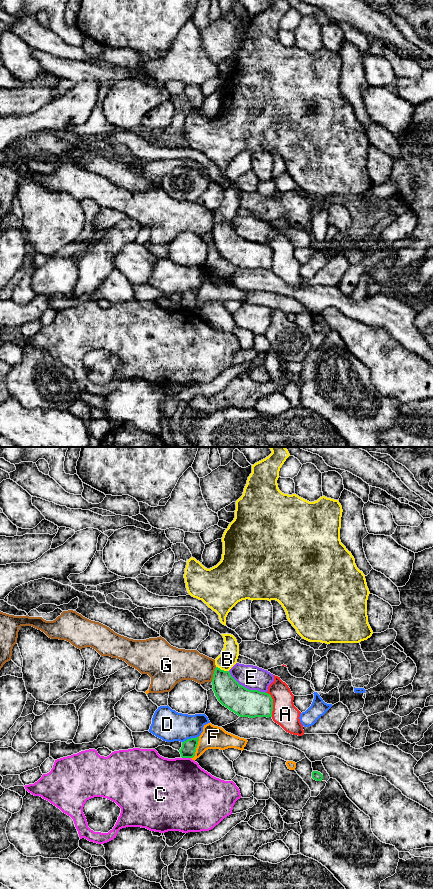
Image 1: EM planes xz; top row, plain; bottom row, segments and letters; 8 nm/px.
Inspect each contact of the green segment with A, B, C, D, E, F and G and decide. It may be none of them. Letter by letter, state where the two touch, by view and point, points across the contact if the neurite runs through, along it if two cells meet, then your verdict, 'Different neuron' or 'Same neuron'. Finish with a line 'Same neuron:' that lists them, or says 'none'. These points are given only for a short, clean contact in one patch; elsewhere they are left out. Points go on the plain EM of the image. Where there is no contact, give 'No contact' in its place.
A: Touches green at xz (272, 256). Different neuron
B: Touches green at xz (222, 222). Path across: xz (232, 247), (222, 233), (222, 222), (223, 215), (227, 211). Same neuron
C: Touches green at xz (186, 309). Different neuron
D: Touches green at xz (191, 290). Different neuron
E: Touches green at xz (246, 240). Different neuron
F: Touches green at xz (196, 299). Different neuron
G: Touches green at xz (213, 226). Boundary: xz (216, 219), (211, 233). Different neuron
Same neuron: B

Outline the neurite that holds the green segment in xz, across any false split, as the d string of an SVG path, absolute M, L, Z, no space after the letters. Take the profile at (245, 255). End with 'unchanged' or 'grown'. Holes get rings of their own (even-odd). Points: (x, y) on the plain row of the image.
M221 186L224 200L215 211L212 237L218 253L240 269L272 269L273 251L270 246L249 242L240 237L229 222L237 215L239 196L231 186Z | grown

